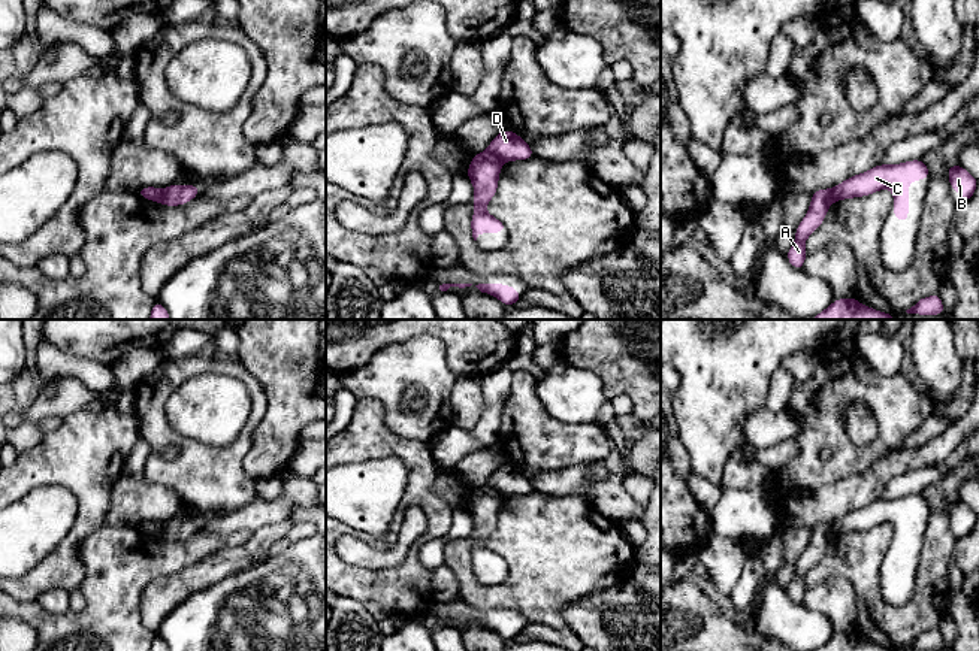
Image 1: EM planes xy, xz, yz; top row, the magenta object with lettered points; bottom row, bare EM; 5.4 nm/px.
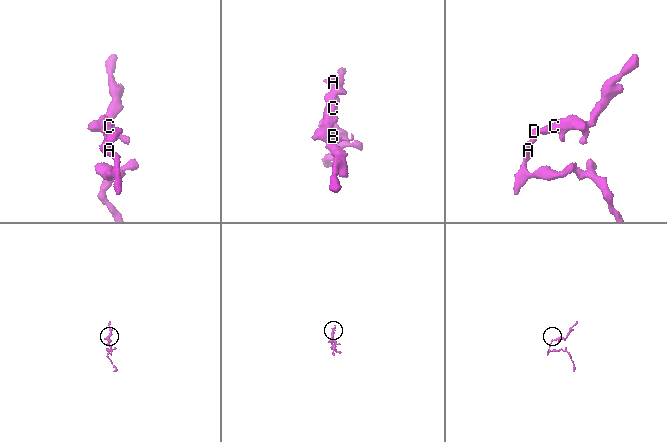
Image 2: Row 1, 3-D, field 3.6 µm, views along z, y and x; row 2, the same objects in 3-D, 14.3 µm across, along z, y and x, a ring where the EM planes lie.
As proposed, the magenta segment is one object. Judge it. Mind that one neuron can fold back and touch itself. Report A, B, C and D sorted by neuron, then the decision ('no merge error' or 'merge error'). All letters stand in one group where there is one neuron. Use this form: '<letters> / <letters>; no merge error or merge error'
A D / B C; merge error

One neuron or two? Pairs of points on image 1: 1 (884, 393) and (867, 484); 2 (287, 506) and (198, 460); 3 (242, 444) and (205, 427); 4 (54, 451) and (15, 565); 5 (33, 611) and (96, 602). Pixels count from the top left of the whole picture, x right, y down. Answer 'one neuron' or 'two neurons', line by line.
1: two neurons
2: two neurons
3: two neurons
4: two neurons
5: one neuron

